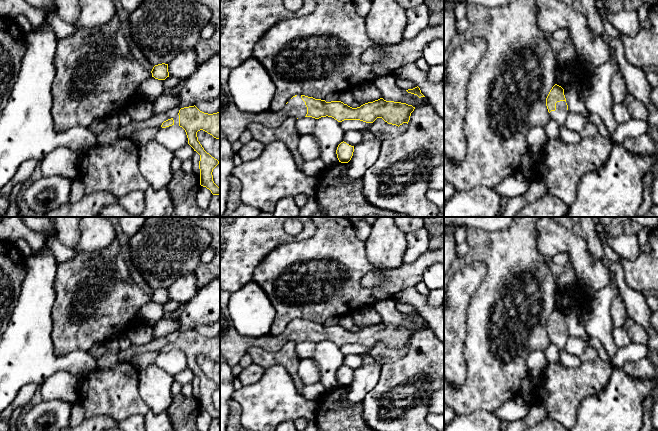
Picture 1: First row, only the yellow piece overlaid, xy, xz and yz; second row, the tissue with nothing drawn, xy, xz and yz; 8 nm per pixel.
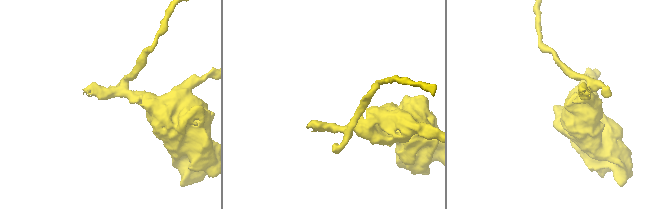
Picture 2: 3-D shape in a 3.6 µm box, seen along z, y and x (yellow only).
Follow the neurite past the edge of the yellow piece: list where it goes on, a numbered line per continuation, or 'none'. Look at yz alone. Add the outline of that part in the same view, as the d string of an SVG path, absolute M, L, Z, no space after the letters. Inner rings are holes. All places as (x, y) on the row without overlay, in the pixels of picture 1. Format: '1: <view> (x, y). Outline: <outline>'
1: yz (560, 338). Outline: M560 325L556 327L556 334L551 335L549 338L551 343L556 345L560 350L564 349L569 335L567 334L567 329L565 325Z

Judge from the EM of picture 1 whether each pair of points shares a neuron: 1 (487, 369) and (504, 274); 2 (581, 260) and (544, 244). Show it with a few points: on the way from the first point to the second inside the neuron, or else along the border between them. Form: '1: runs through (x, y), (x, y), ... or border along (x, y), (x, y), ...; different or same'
1: runs through (487, 345), (485, 333), (488, 307), (496, 298); same
2: runs through (572, 251), (565, 244), (553, 244); same

